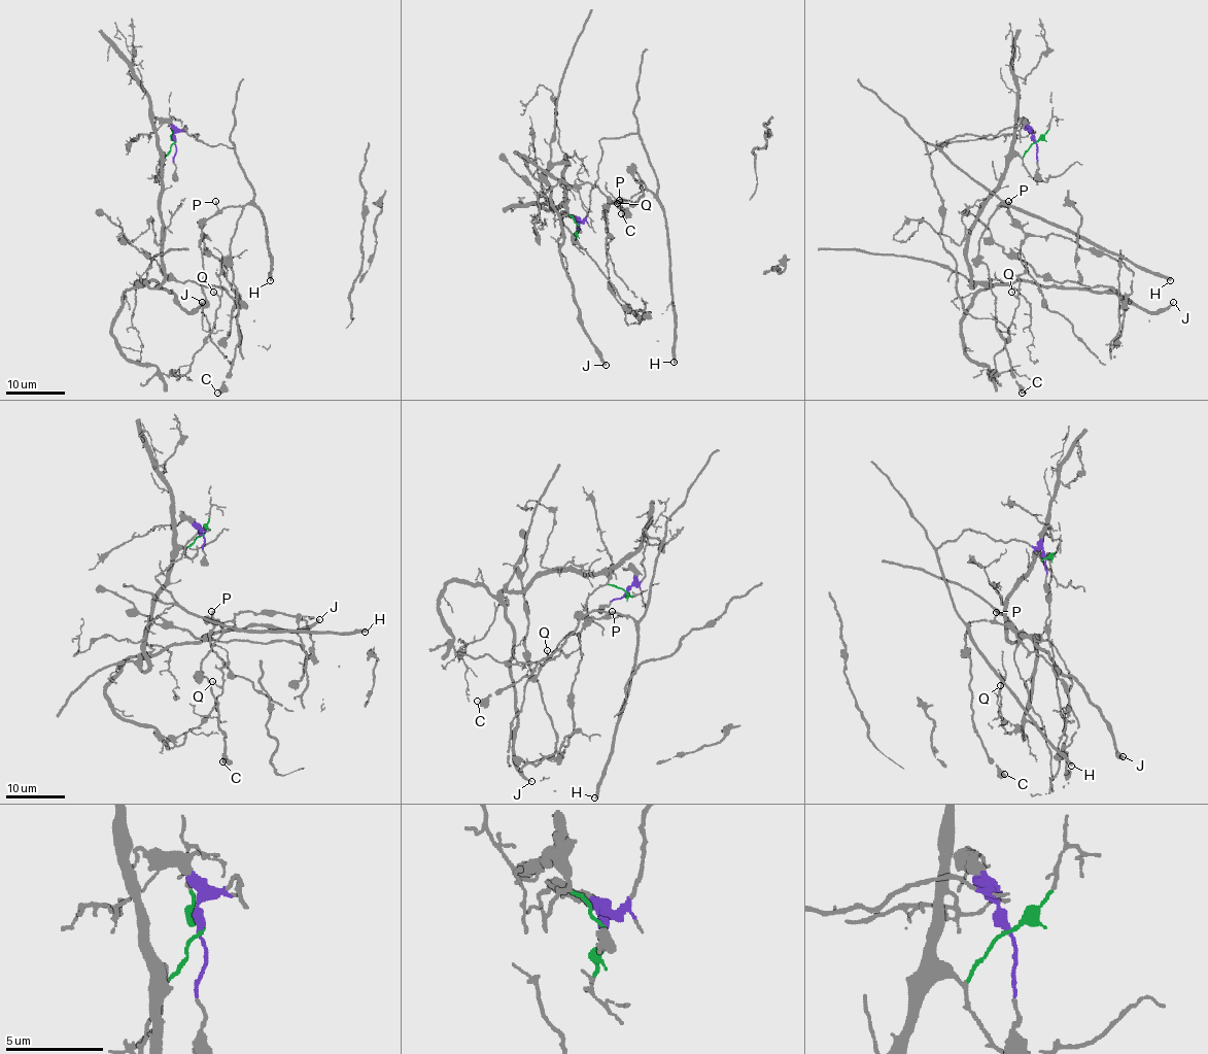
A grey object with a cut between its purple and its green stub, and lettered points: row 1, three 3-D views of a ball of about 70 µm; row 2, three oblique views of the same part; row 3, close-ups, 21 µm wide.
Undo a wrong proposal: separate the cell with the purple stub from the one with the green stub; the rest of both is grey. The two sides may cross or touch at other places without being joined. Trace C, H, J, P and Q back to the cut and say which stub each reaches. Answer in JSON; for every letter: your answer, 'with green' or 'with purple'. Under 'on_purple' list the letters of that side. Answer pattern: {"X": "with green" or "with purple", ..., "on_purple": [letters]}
{"C": "with purple", "H": "with purple", "J": "with green", "P": "with purple", "Q": "with green", "on_purple": ["C", "H", "P"]}

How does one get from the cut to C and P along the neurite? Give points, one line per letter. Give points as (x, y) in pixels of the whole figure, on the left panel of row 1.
C: (174, 142), (185, 126), (196, 139), (233, 149), (253, 188), (232, 238), (239, 344), (232, 375), (216, 393)
P: (174, 142), (185, 126), (196, 139), (234, 152), (253, 198), (219, 210), (215, 201)

